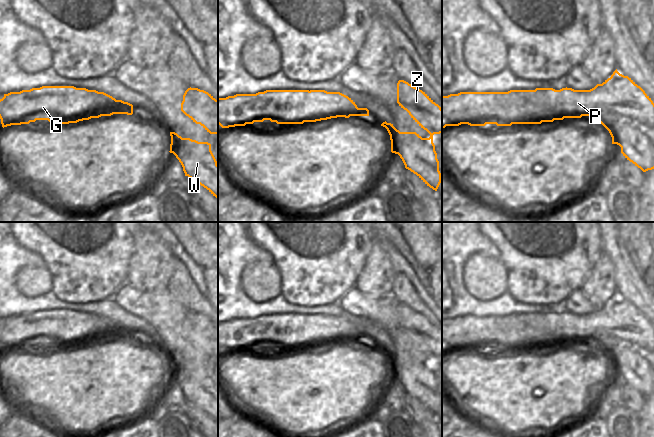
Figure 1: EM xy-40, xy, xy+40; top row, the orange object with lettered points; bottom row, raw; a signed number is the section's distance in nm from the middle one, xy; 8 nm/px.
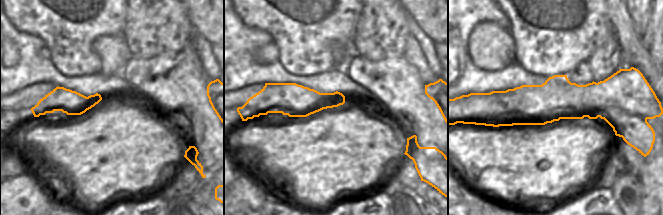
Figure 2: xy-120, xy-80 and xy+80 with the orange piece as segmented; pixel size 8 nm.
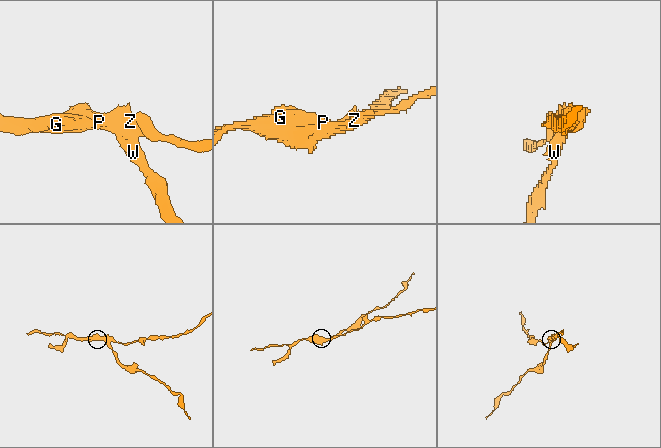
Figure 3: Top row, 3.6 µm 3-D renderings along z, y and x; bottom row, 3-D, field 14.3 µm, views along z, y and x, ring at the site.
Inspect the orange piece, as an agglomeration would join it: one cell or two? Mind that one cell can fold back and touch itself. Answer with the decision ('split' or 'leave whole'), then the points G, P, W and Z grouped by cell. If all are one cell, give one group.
split; G P Z / W

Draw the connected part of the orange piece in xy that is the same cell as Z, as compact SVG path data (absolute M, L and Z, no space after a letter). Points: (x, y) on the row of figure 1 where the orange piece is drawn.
M399 80L397 83L397 103L409 113L421 128L430 134L430 138L433 138L434 134L442 133L442 108L422 90L404 80Z

